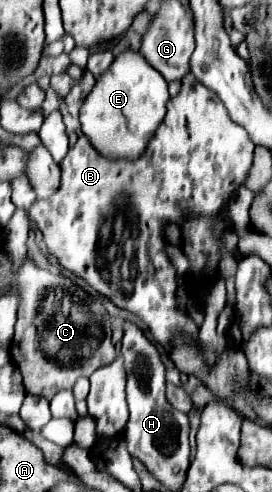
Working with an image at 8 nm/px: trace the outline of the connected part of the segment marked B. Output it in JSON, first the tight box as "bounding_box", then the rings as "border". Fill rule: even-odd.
{"bounding_box":[29,74,255,364],"border":[[[187,74],[179,94],[167,102],[163,124],[159,124],[147,150],[137,160],[129,162],[127,158],[105,158],[93,148],[87,136],[79,136],[77,144],[61,162],[63,176],[57,194],[47,200],[37,200],[29,208],[29,218],[39,226],[49,252],[59,260],[61,266],[81,276],[95,292],[111,298],[117,306],[139,316],[147,324],[155,342],[159,342],[165,350],[171,334],[183,330],[195,338],[197,346],[203,348],[205,358],[213,364],[217,356],[209,352],[197,338],[197,328],[193,322],[177,310],[177,270],[163,252],[161,236],[167,222],[181,224],[187,214],[211,216],[223,210],[231,194],[247,180],[253,162],[253,150],[255,144],[249,132],[231,120],[221,98],[201,84],[193,74]]]}

